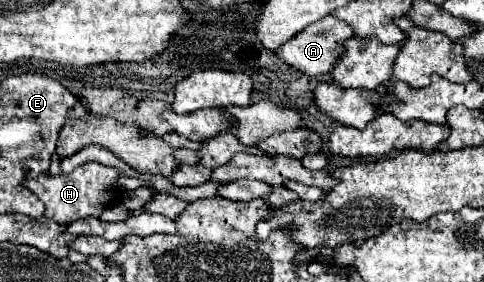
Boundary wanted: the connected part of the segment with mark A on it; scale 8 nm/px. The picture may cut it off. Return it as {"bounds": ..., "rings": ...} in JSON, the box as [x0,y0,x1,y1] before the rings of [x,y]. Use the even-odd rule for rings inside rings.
{"bounds":[276,16,354,76],"rings":[[[326,16],[326,18],[310,24],[310,26],[304,28],[302,32],[298,32],[298,36],[290,38],[290,40],[288,40],[282,48],[278,48],[276,52],[278,52],[278,56],[280,56],[286,64],[298,68],[300,72],[304,72],[304,74],[308,74],[308,76],[320,76],[320,74],[326,74],[326,72],[330,72],[330,70],[334,68],[336,60],[344,54],[342,44],[344,44],[348,38],[352,38],[352,36],[354,36],[354,30],[352,30],[346,22],[338,20],[336,16]]]}

